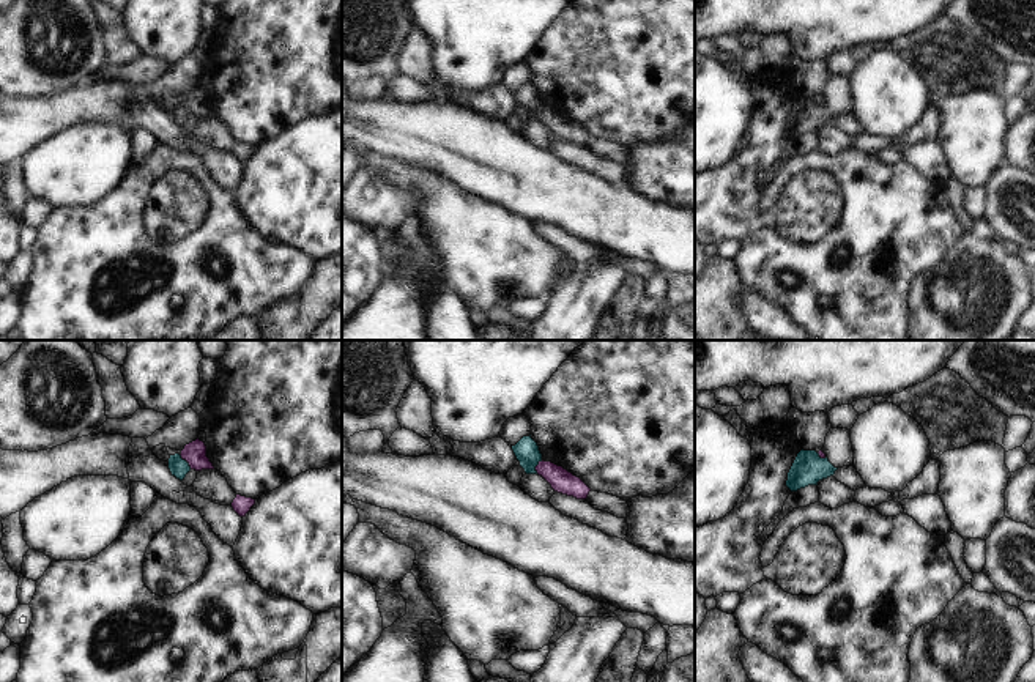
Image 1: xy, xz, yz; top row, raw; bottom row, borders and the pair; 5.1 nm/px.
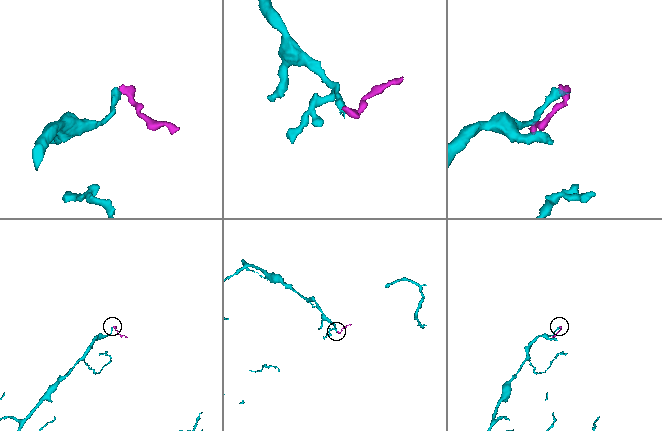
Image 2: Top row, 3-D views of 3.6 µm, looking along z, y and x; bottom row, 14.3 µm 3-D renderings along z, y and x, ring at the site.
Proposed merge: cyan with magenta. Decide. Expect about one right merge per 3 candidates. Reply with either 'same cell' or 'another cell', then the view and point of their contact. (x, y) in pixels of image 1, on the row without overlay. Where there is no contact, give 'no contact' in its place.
another cell; meets cyan in xy at (186, 109)

